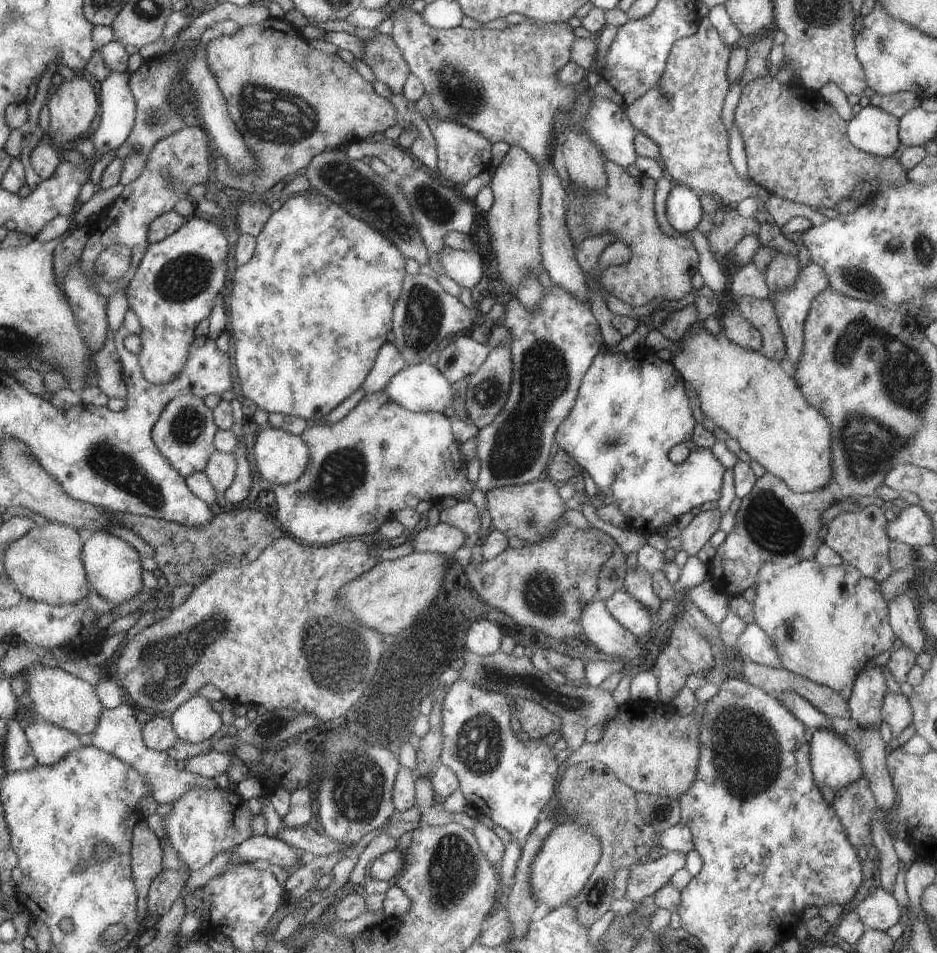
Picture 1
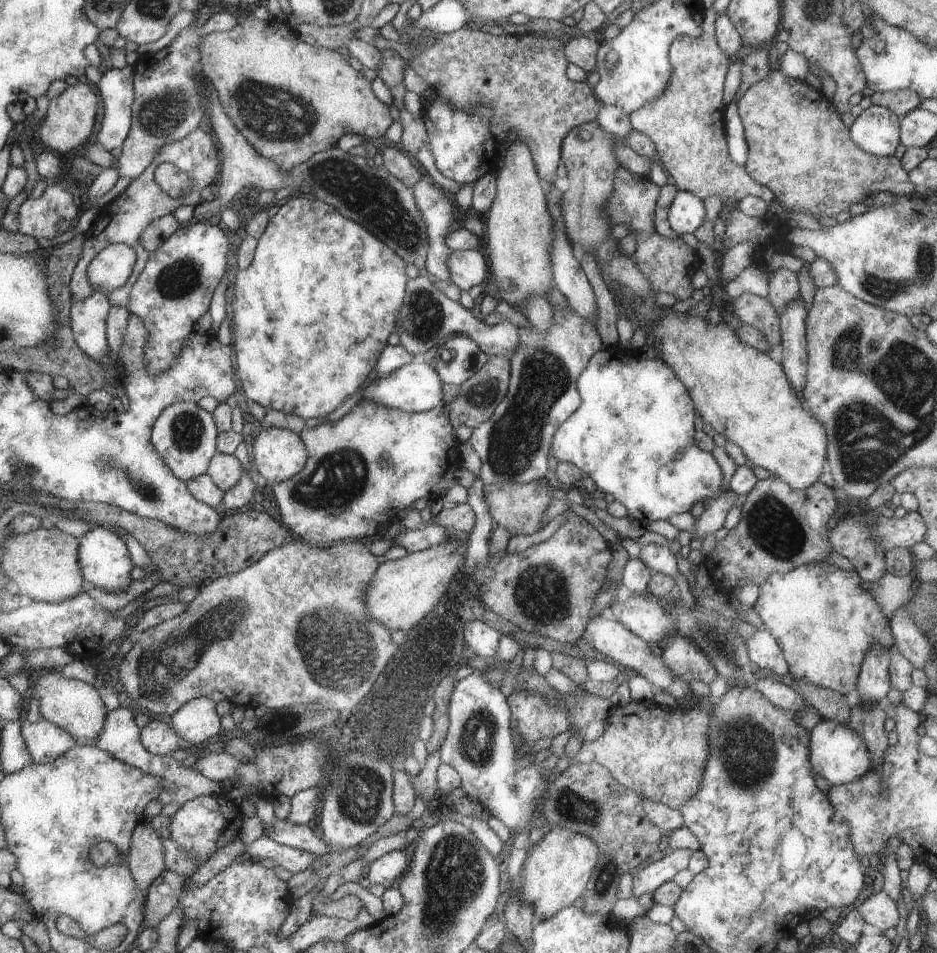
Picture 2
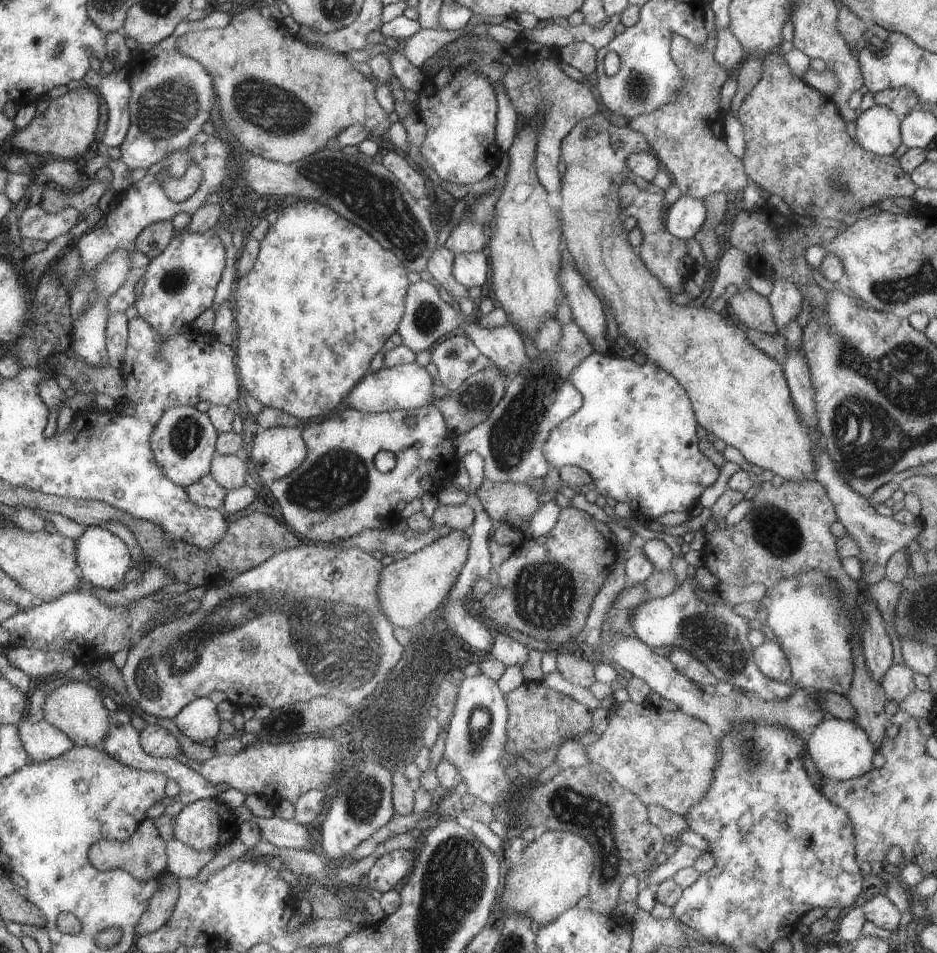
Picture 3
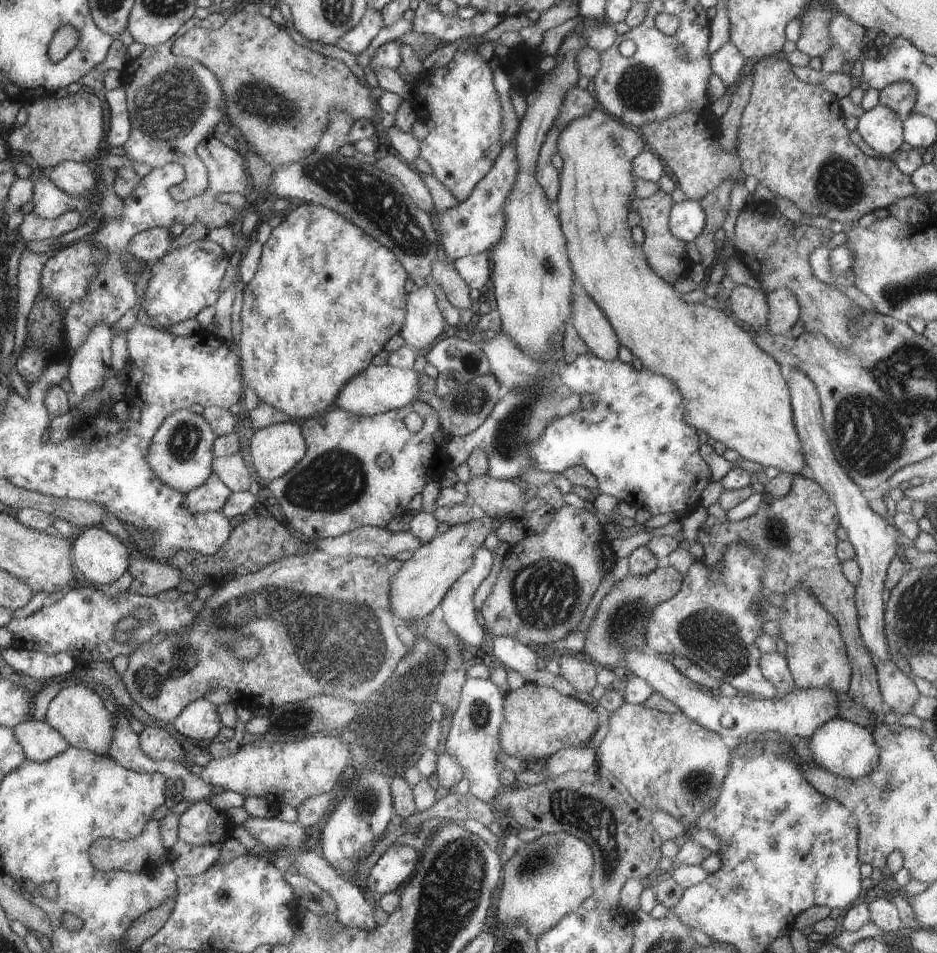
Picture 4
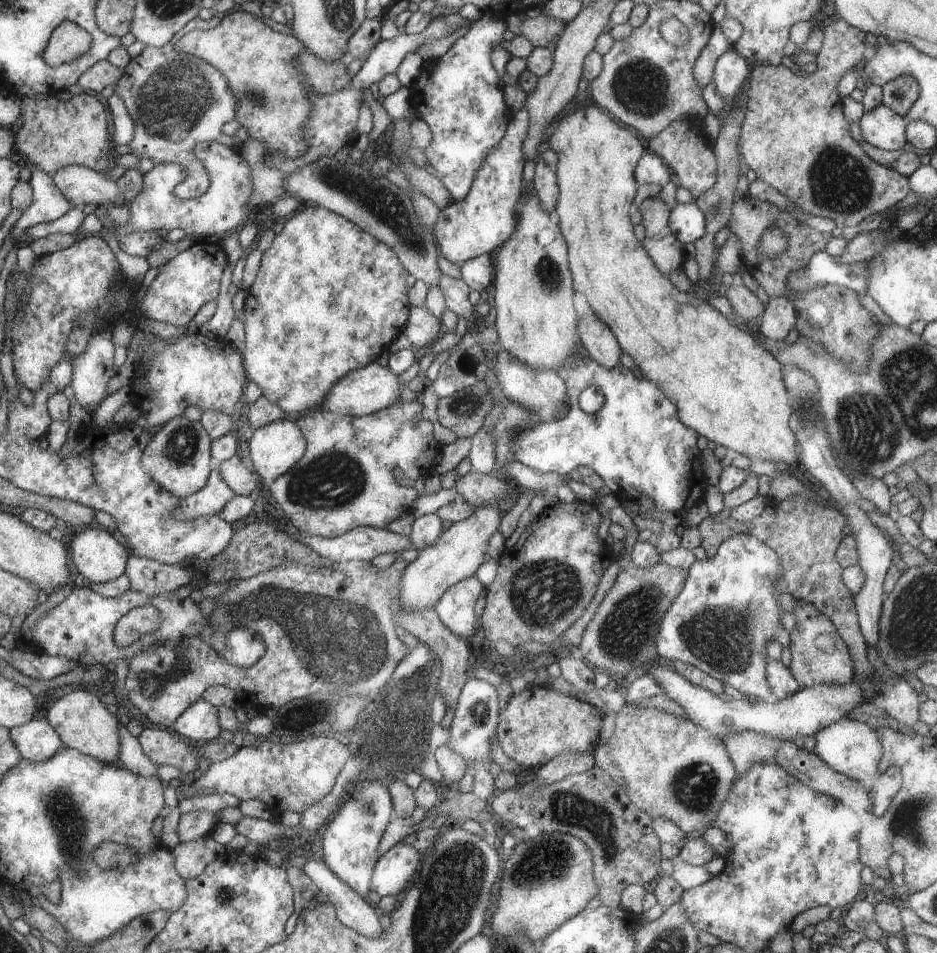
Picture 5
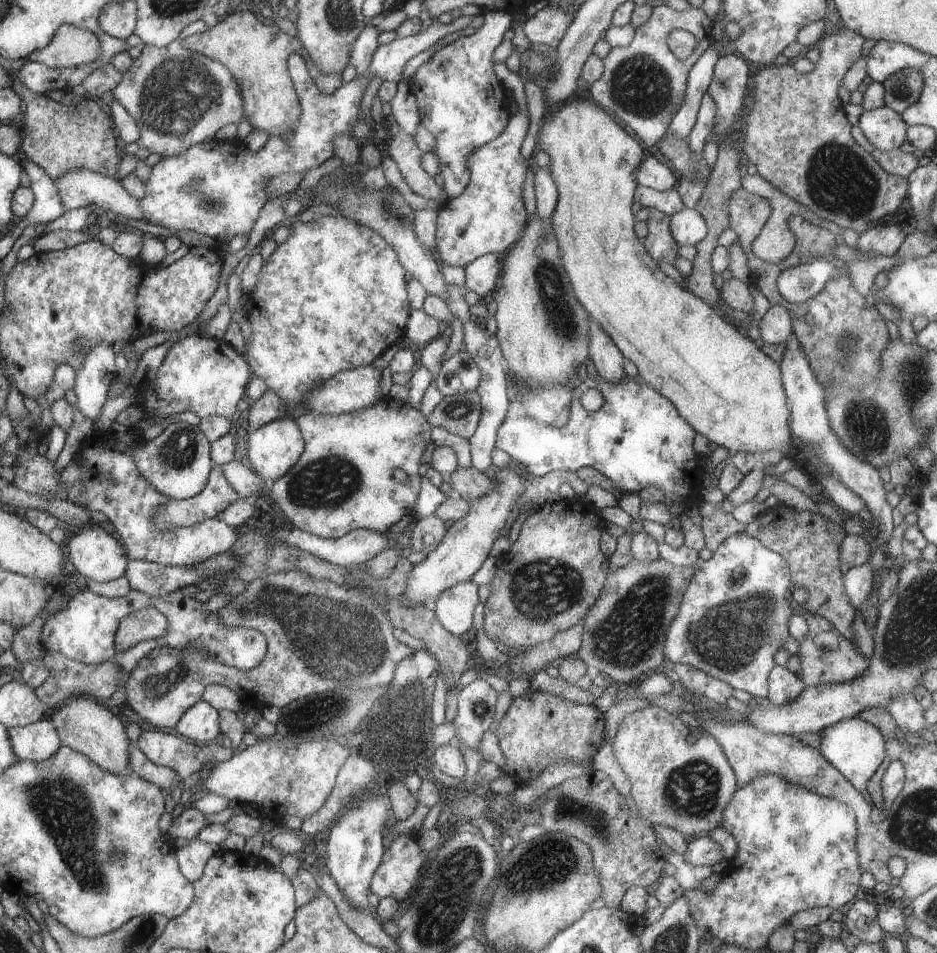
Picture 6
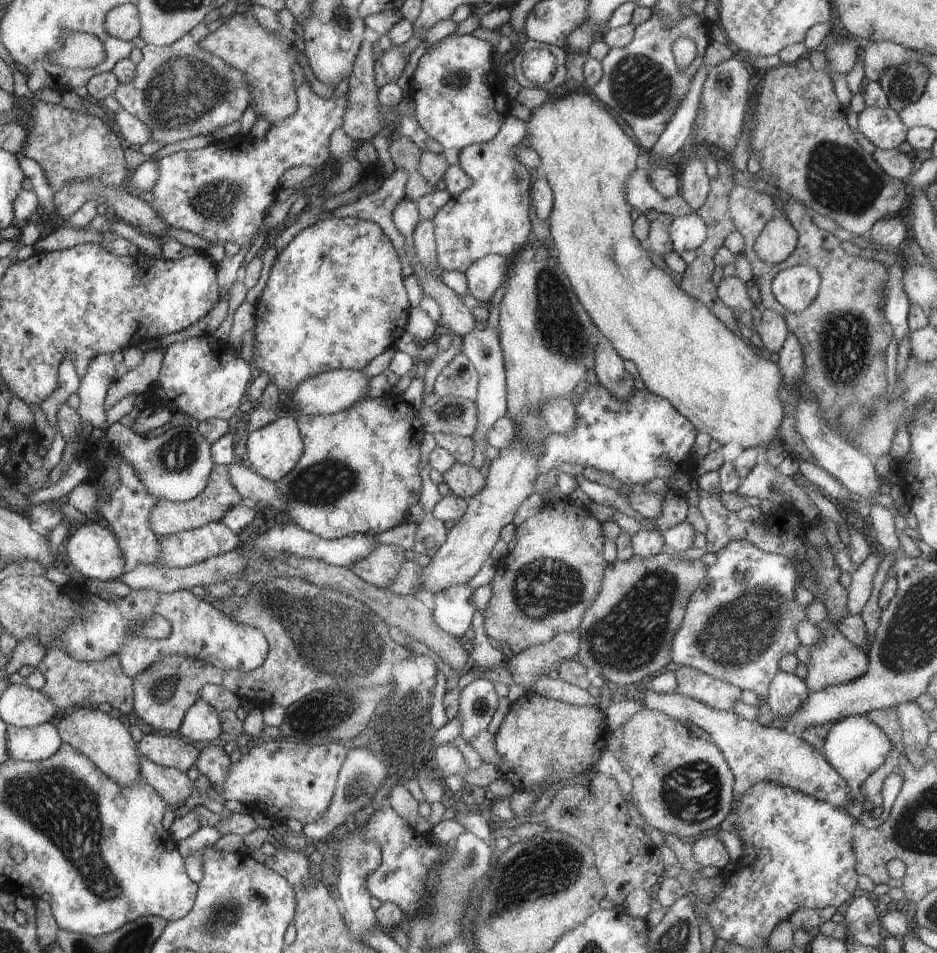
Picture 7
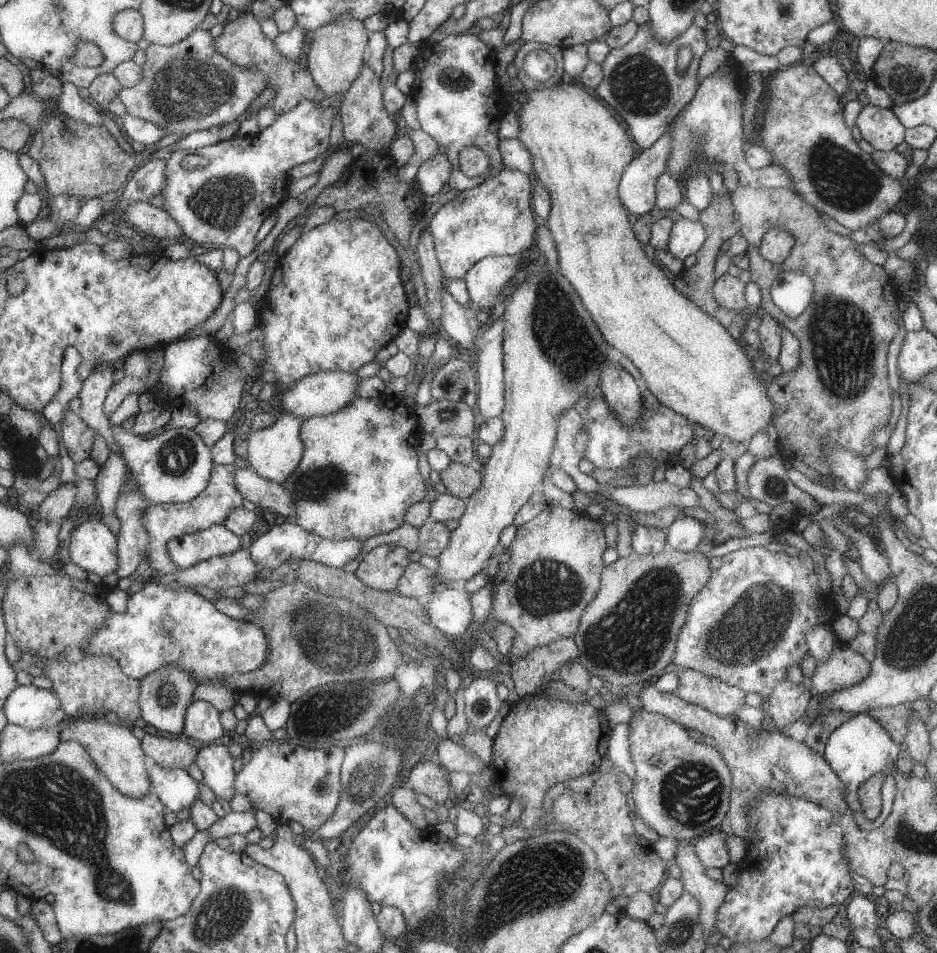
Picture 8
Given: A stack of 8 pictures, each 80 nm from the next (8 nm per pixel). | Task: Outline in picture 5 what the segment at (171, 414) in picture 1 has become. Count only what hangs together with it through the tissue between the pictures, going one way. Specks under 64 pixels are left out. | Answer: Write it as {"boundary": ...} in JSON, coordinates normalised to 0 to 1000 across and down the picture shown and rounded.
{"boundary":[[[196,435],[188,437],[161,460],[150,485],[164,506],[173,510],[173,514],[179,514],[194,525],[212,516],[223,505],[223,499],[227,496],[224,491],[226,464],[223,453],[212,442],[205,443]]]}

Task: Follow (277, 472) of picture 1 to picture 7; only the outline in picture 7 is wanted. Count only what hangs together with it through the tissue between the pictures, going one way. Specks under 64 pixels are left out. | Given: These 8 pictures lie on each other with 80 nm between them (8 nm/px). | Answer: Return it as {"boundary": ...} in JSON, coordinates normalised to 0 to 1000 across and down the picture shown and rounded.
{"boundary":[[[301,437],[301,439],[297,439],[292,444],[269,452],[265,456],[263,472],[265,472],[265,476],[260,478],[260,482],[266,492],[273,494],[276,499],[292,507],[300,505],[321,484],[323,463],[317,441],[312,439],[312,437]]]}

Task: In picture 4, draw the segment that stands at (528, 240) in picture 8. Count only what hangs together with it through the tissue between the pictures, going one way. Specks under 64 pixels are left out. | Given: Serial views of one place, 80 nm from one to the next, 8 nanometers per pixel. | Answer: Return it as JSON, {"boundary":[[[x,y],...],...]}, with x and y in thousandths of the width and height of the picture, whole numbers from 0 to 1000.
{"boundary":[[[542,149],[542,153],[538,153],[527,168],[523,180],[508,193],[499,209],[491,212],[487,218],[469,222],[469,256],[483,275],[495,269],[518,265],[535,254],[539,247],[539,213],[552,192],[554,177],[552,154],[549,149]]]}

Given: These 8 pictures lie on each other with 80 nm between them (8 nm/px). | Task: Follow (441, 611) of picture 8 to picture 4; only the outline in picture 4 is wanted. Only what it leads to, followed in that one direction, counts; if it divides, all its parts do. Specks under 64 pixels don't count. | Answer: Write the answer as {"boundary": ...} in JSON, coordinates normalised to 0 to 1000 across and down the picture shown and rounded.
{"boundary":[[[517,573],[506,581],[505,594],[492,607],[489,607],[488,612],[475,624],[472,632],[472,644],[474,645],[473,653],[478,657],[478,660],[488,668],[504,676],[504,678],[513,678],[518,674],[519,662],[514,657],[514,653],[510,653],[511,643],[507,641],[505,634],[505,624],[517,609],[523,604],[526,593],[526,580],[522,579]]]}

